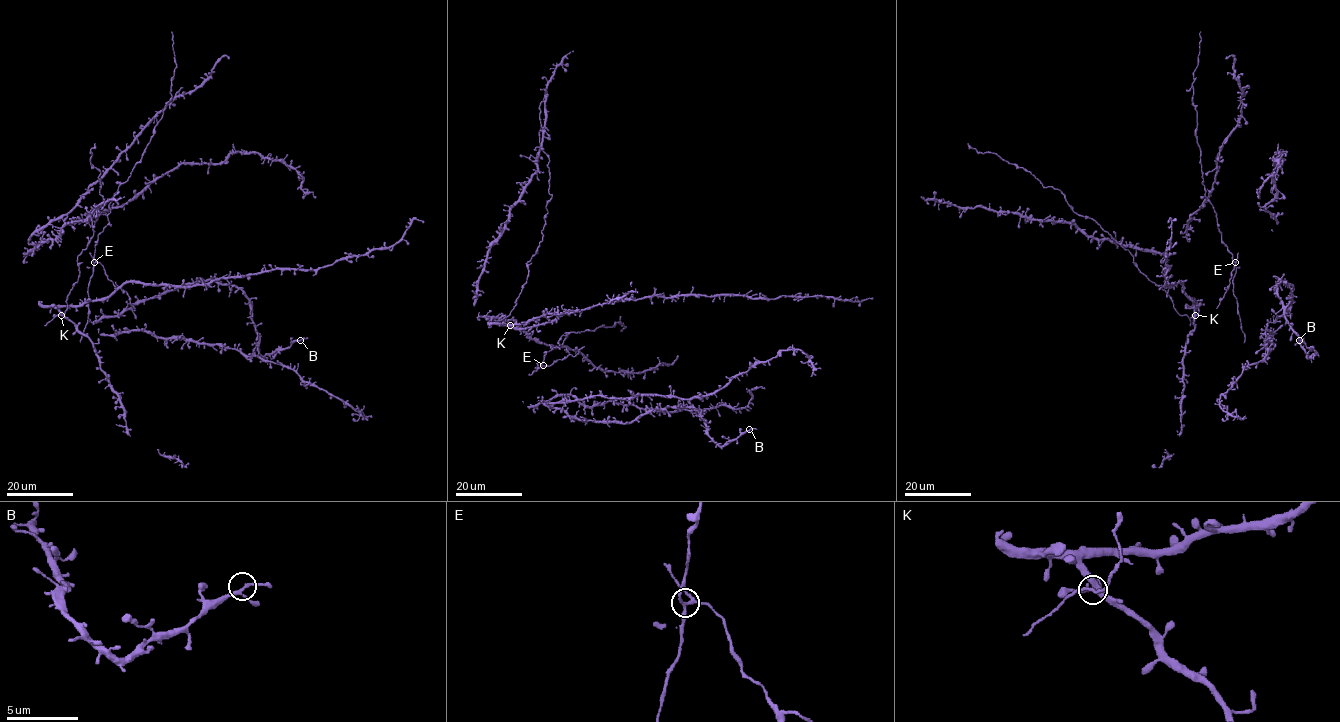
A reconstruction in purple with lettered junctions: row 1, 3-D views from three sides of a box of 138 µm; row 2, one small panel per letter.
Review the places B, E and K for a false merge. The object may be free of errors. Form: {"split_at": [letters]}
{"split_at": ["E"]}

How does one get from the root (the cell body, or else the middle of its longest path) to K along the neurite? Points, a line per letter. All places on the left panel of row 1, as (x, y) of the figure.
K: (88, 299), (77, 305), (61, 305), (58, 308), (61, 315)

